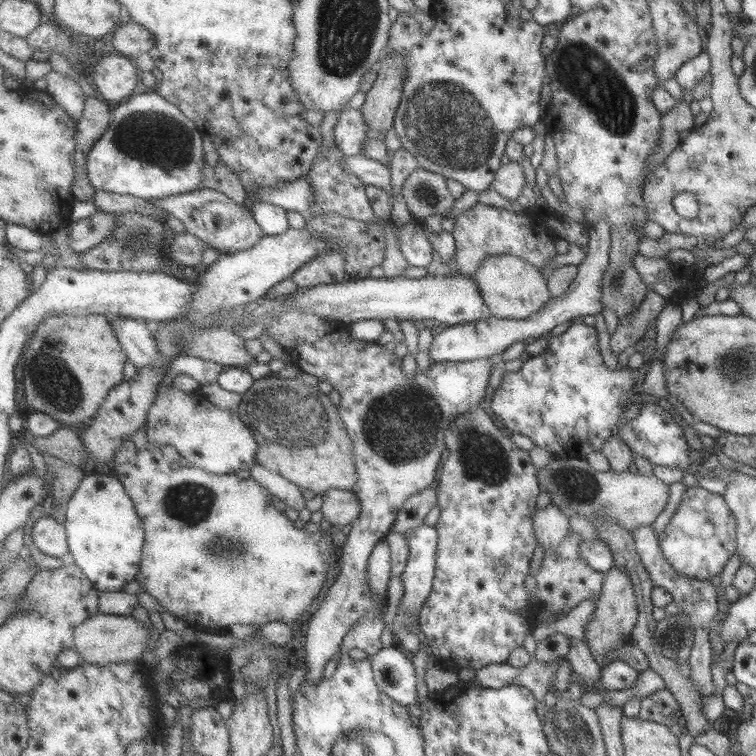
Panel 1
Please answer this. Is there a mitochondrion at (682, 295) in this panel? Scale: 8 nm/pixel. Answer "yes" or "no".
no

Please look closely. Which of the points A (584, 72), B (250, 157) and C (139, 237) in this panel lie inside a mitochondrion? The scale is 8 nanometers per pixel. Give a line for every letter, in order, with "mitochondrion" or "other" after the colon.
A: mitochondrion
B: other
C: mitochondrion

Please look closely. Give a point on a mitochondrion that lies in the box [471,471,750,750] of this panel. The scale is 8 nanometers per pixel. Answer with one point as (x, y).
(673, 638)

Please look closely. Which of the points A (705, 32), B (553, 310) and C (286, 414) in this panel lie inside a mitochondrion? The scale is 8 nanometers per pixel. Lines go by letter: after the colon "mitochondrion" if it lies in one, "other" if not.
A: other
B: other
C: mitochondrion

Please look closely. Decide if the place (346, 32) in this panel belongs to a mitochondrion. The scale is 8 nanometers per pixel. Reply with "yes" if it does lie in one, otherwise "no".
yes

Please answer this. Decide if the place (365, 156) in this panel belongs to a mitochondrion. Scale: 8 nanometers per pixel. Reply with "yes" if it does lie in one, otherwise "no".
no

